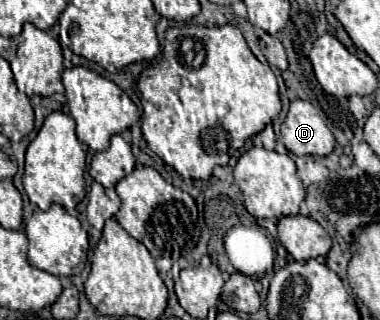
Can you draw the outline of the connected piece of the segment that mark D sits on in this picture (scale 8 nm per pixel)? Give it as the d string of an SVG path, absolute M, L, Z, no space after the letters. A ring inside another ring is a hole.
M294 99L280 127L286 149L294 155L326 157L334 151L336 139L310 101Z

